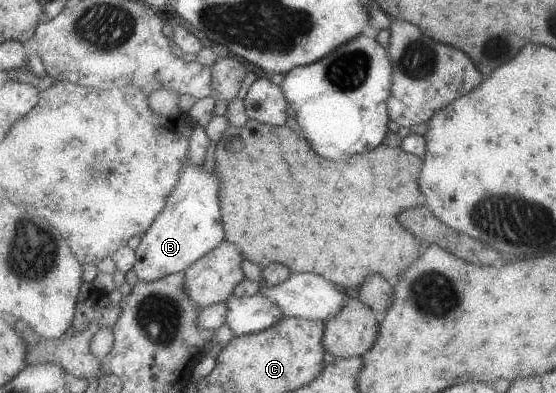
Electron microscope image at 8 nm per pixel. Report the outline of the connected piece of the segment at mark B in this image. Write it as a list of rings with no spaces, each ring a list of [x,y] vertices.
[[[189,162],[165,211],[158,216],[149,232],[142,236],[142,242],[135,250],[137,262],[133,270],[139,281],[153,282],[170,274],[185,272],[225,240],[218,186],[220,178],[216,170],[208,173],[202,165],[193,166]]]

